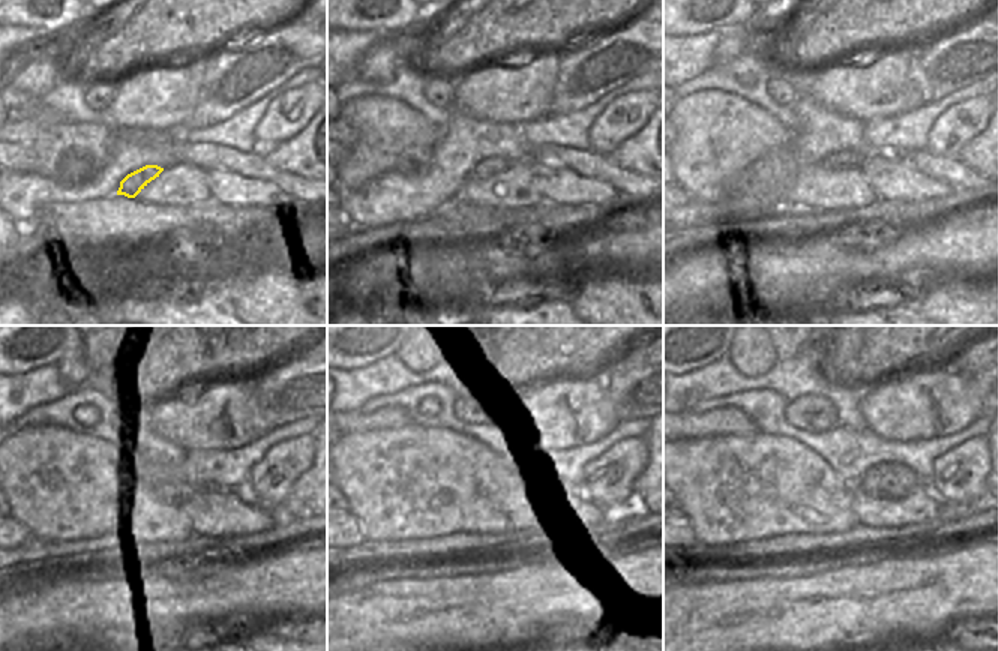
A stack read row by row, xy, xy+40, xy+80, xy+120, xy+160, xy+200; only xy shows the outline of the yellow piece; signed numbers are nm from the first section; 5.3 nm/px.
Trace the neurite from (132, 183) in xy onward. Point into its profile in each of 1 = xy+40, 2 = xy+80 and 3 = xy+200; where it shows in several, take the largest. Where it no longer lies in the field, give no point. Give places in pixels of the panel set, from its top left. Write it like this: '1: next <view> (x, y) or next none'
1: next xy+40 (492, 165)
2: next xy+80 (835, 161)
3: next xy+200 (887, 480)

